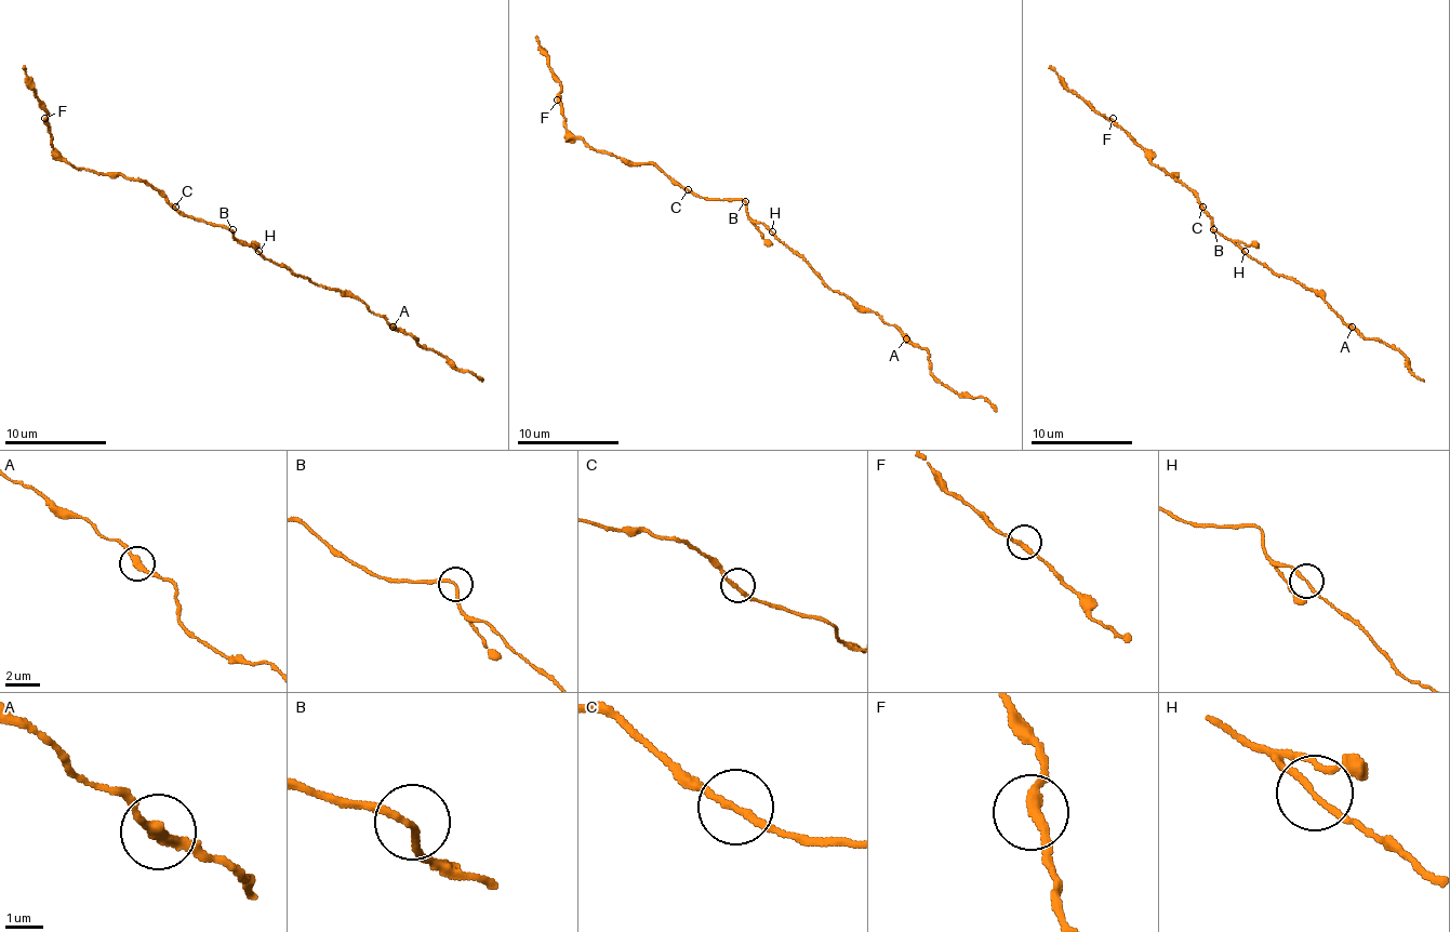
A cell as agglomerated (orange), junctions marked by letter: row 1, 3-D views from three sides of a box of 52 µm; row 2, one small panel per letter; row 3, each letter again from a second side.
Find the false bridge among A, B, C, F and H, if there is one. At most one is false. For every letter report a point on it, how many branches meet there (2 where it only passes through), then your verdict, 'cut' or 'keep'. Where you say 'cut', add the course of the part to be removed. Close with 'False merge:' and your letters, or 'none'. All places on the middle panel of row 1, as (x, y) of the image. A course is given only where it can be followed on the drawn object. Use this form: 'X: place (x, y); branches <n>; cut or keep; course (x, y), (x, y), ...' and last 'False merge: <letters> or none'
A: place (906, 338); branches 2; keep
B: place (745, 201); branches 2; keep
C: place (688, 189); branches 2; keep
F: place (557, 100); branches 2; keep
H: place (772, 231); branches 2; keep
False merge: none

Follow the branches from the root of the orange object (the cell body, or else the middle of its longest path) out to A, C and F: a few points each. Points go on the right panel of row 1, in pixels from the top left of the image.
A: (1224, 236), (1276, 274), (1291, 276), (1306, 289), (1316, 292), (1352, 327)
C: (1224, 236), (1212, 228), (1209, 215), (1201, 208)
F: (1224, 236), (1212, 228), (1209, 215), (1199, 200), (1176, 180), (1176, 174), (1158, 169), (1151, 157), (1113, 118)

